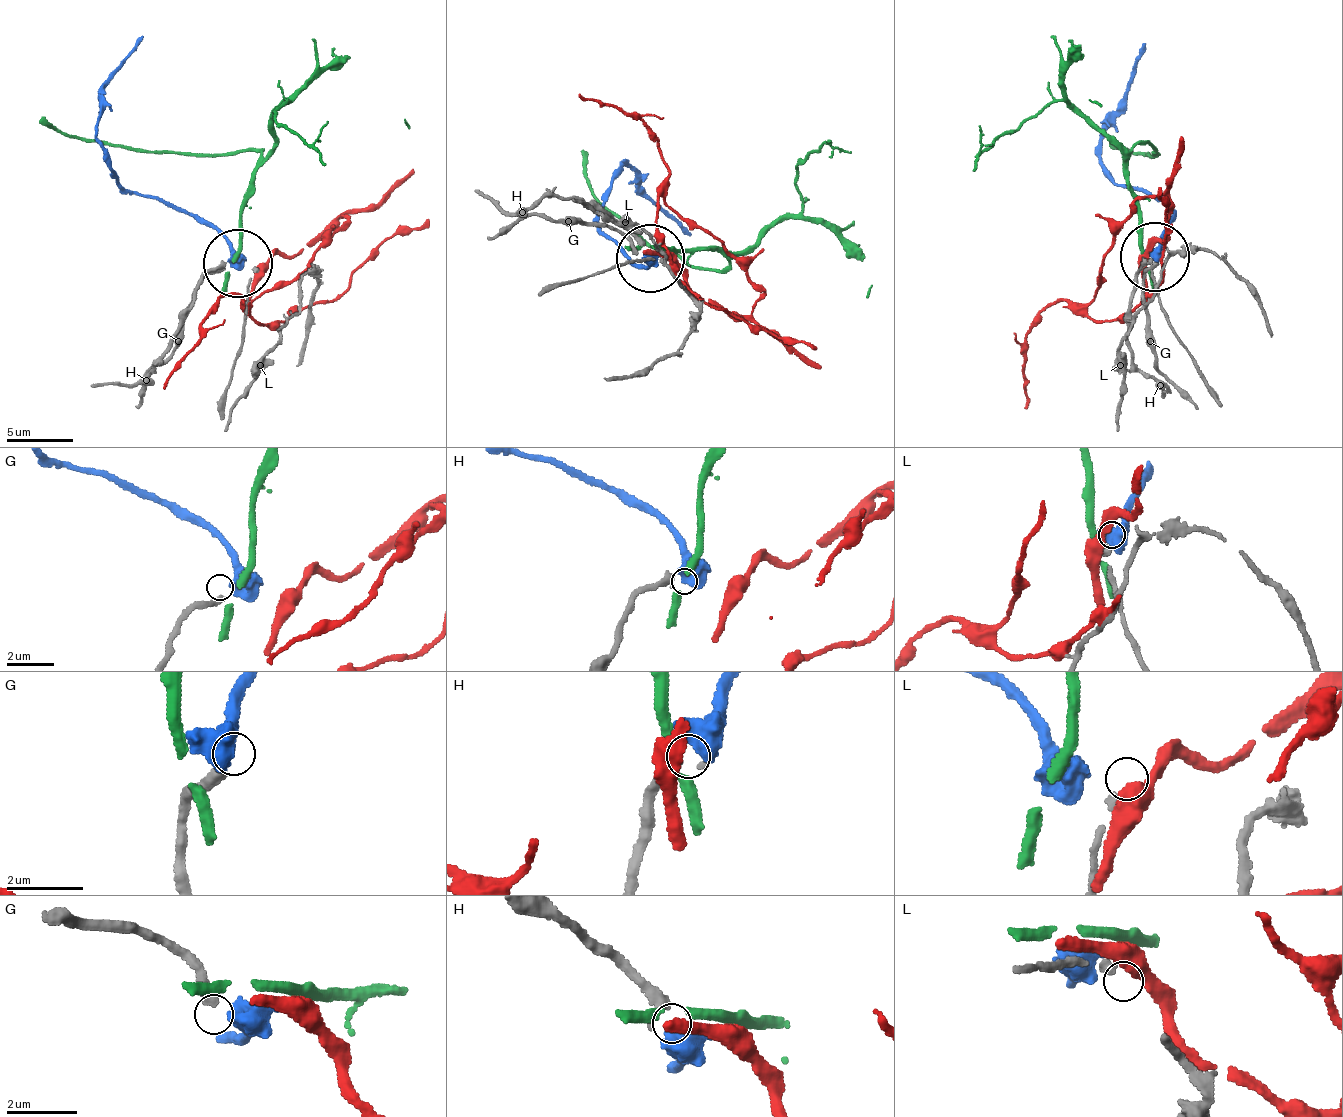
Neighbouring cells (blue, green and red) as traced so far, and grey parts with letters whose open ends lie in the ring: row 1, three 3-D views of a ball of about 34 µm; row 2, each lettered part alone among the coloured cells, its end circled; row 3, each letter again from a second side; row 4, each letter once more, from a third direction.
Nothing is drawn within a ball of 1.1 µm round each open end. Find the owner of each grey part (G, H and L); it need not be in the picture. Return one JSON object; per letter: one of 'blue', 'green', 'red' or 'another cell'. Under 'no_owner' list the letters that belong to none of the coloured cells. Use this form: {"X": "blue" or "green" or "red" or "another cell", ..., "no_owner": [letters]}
{"G": "another cell", "H": "blue", "L": "another cell", "no_owner": ["G", "L"]}

